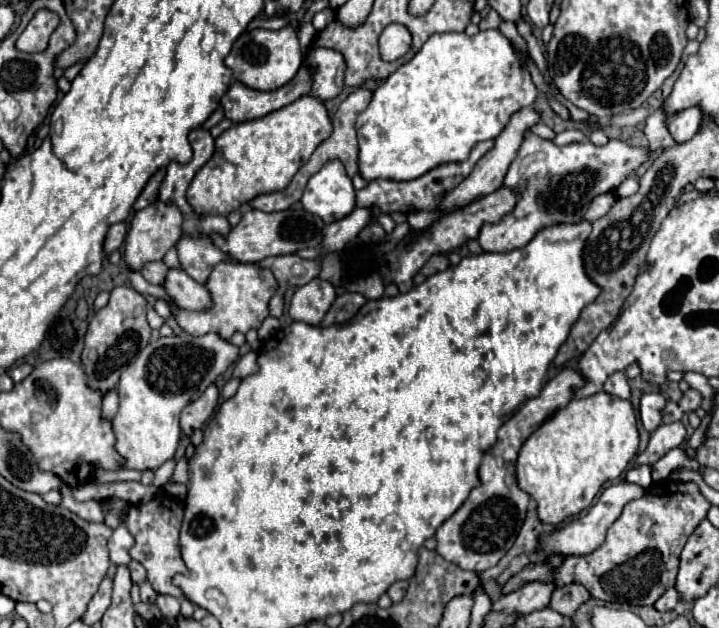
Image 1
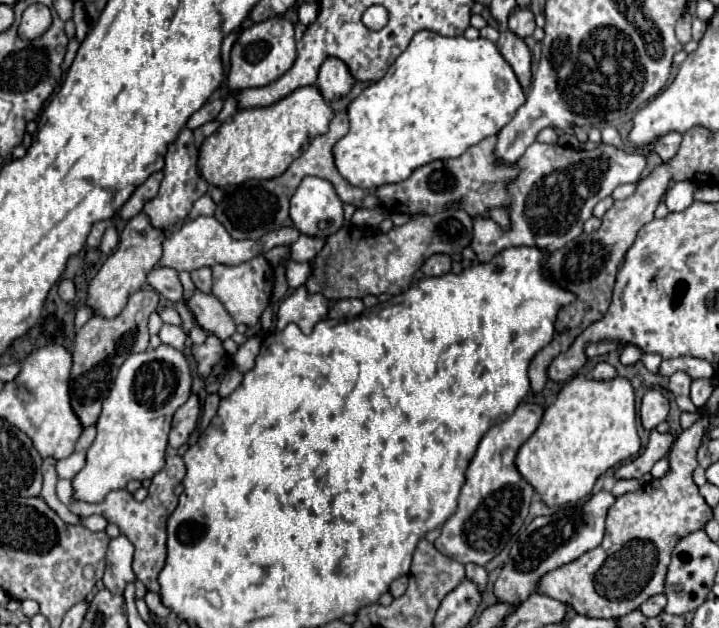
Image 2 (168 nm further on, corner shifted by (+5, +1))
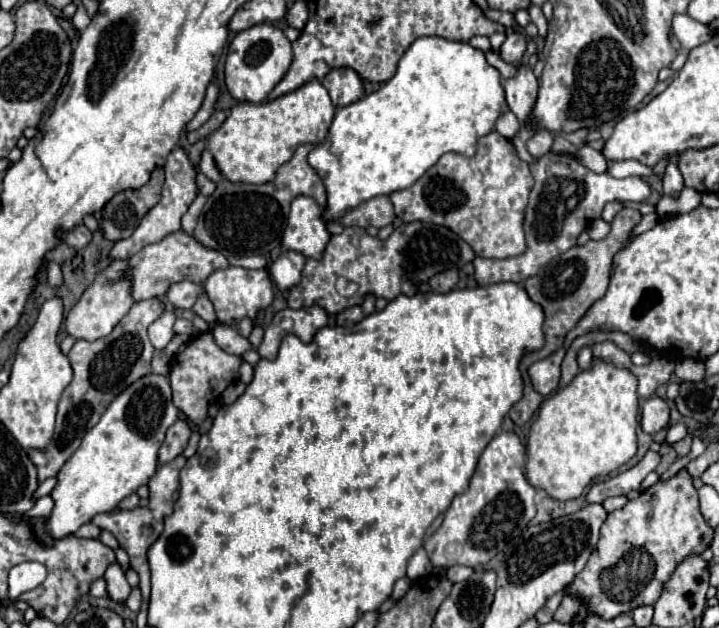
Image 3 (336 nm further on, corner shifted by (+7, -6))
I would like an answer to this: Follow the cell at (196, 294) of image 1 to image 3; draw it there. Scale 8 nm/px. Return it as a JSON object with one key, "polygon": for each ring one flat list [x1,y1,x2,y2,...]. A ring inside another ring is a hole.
{"polygon":[[213,327,211,329,217,345,221,349,225,349,231,355,243,355,245,351,253,349,253,345,249,343,249,339,245,339,243,335,239,335,235,329,231,327]]}

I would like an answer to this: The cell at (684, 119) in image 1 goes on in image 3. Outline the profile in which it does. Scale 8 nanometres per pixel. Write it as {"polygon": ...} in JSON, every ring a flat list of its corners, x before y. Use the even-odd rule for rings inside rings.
{"polygon":[[671,161,665,171,665,177,663,177,663,191,665,191,665,195,677,199,681,189,683,189,683,175,679,173,677,165]]}

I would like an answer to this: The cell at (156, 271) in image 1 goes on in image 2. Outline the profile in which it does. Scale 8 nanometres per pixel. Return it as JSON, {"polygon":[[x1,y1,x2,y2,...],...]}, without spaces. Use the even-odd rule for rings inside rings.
{"polygon":[[155,266,147,274,147,284,151,284,155,292,159,292,171,302,177,302,183,298,183,286,177,278,177,272,169,266]]}

